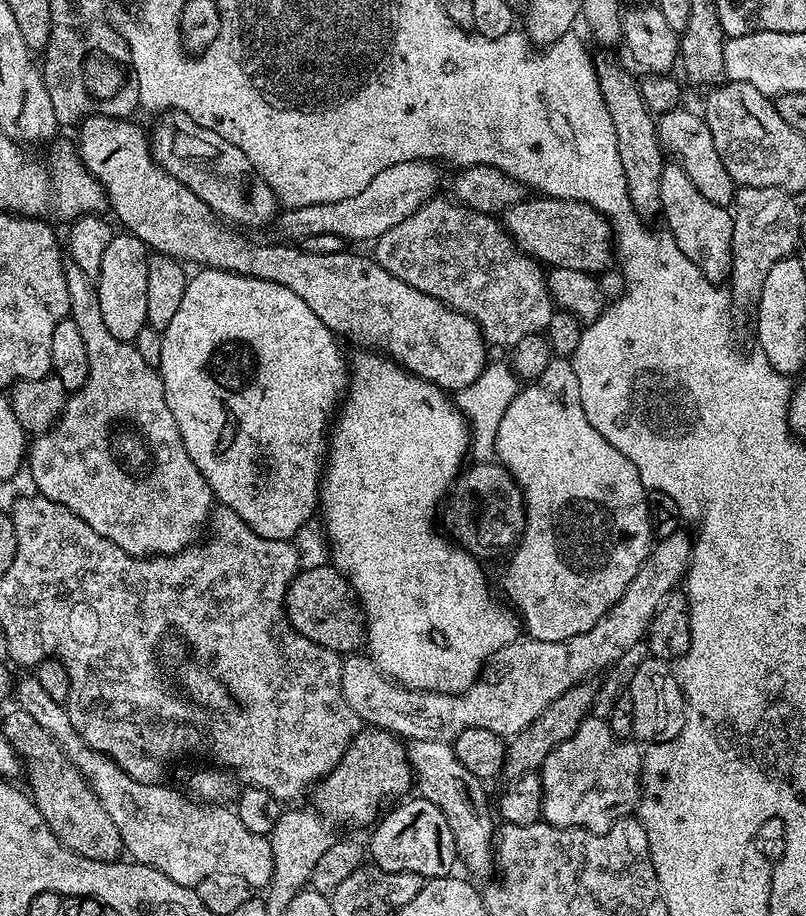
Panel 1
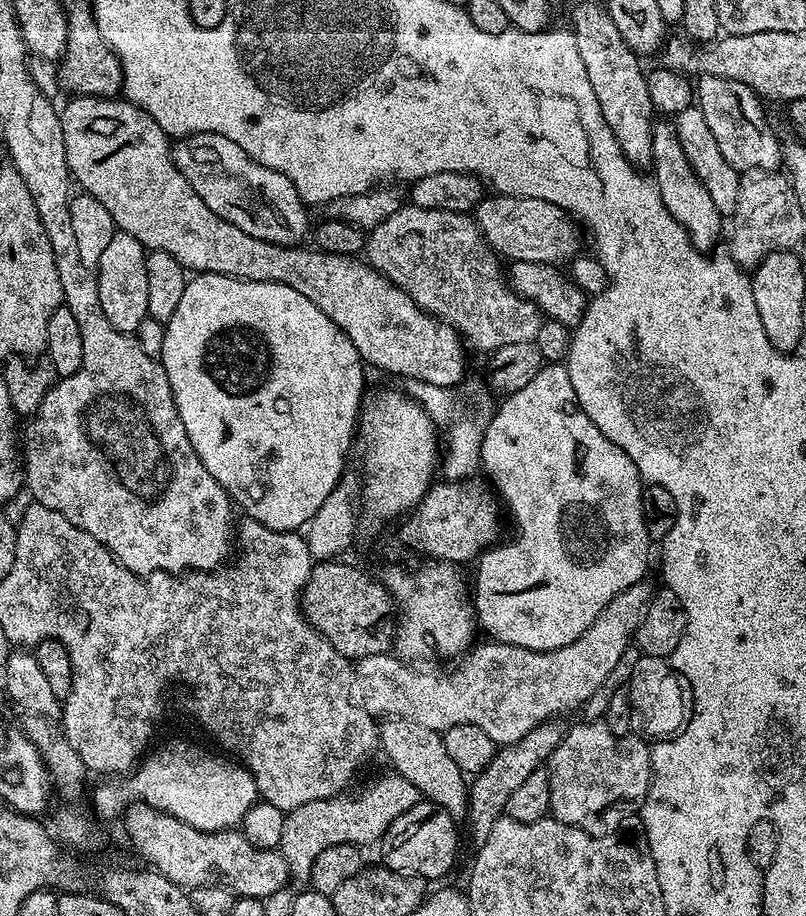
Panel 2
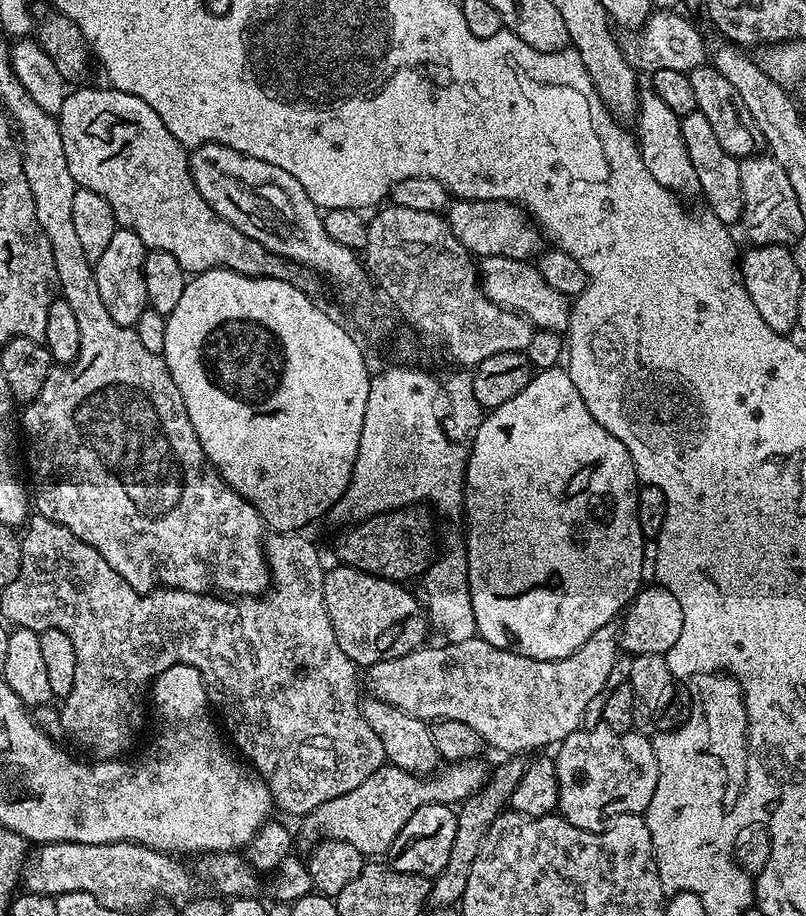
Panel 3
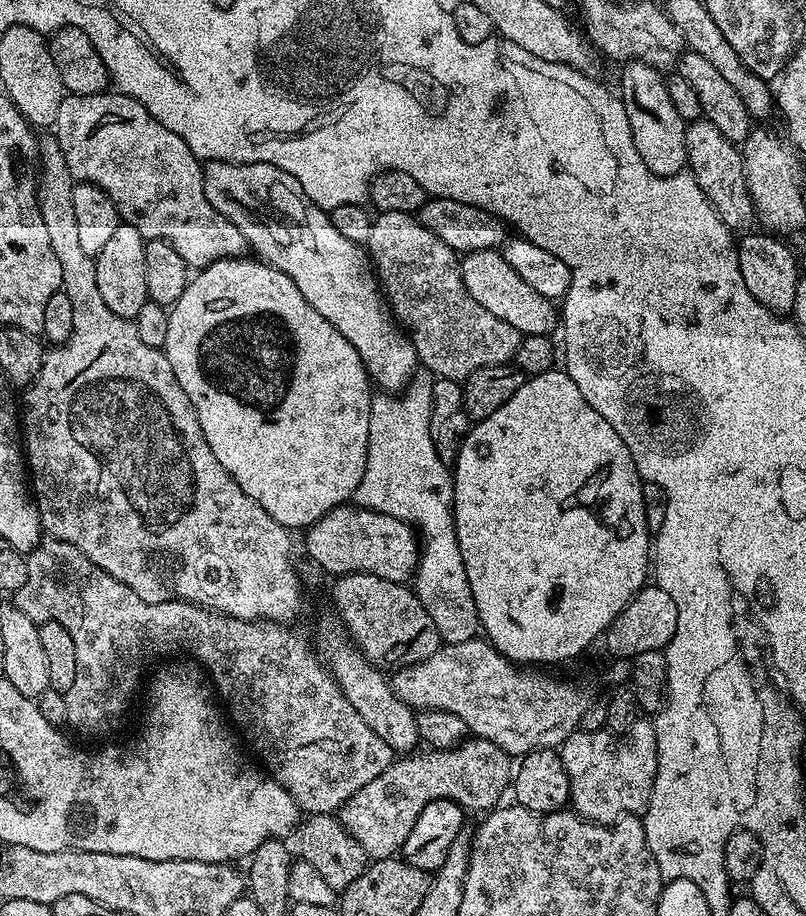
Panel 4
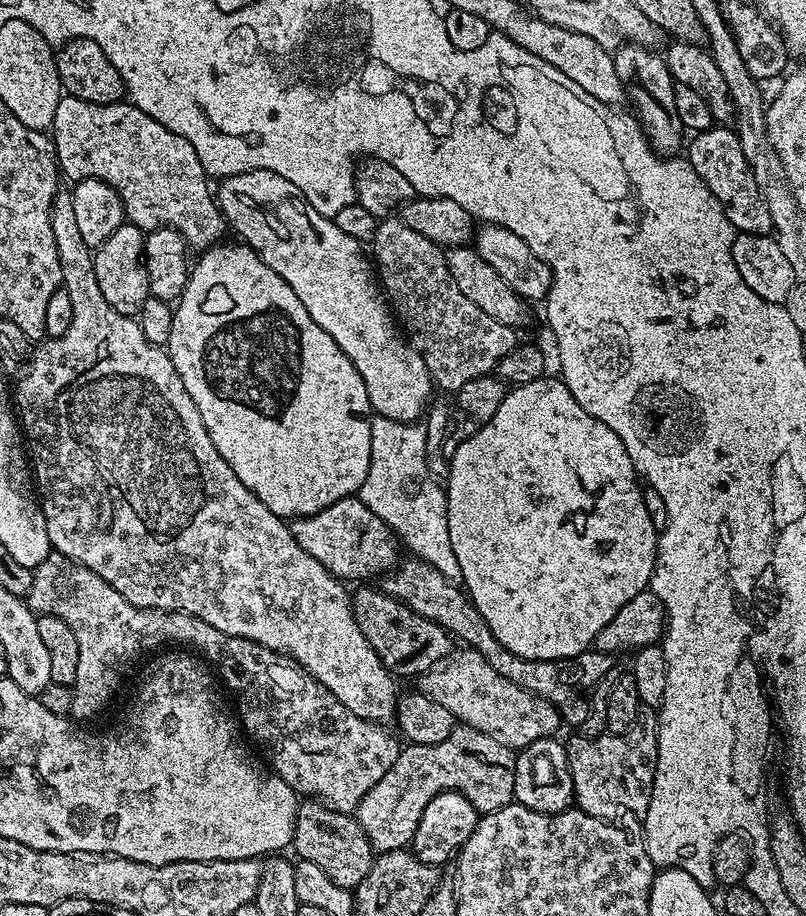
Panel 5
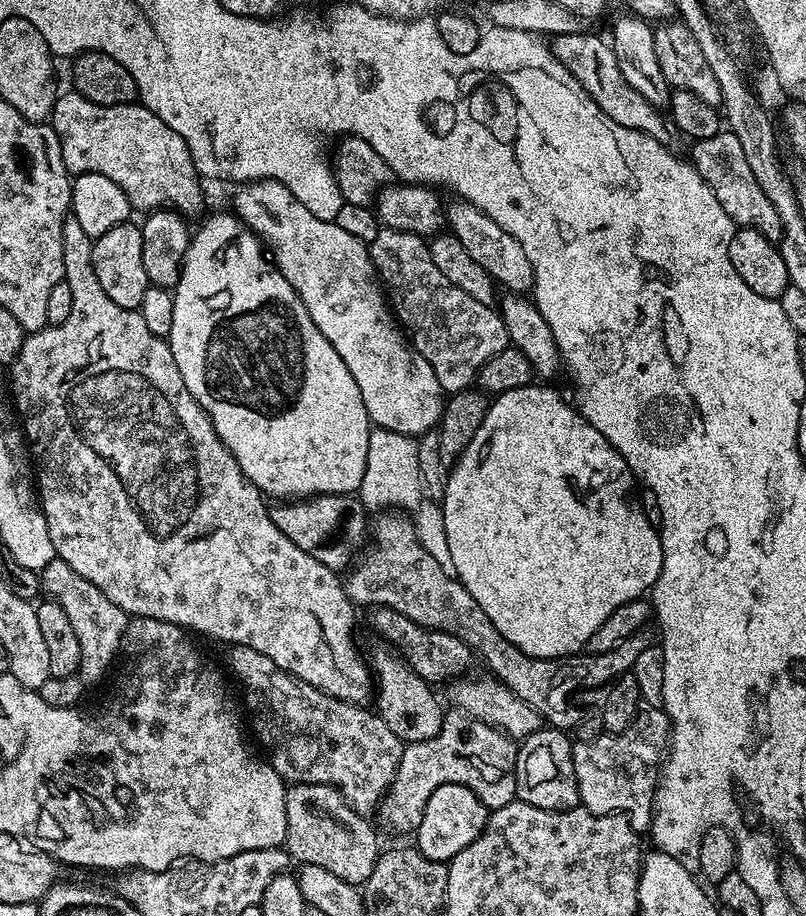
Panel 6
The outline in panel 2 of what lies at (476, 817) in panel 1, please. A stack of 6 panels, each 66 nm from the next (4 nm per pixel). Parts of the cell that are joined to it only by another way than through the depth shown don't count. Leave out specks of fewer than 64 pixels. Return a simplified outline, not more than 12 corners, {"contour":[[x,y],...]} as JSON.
{"contour":[[379,725],[391,771],[453,818],[470,812],[466,773],[441,733]]}

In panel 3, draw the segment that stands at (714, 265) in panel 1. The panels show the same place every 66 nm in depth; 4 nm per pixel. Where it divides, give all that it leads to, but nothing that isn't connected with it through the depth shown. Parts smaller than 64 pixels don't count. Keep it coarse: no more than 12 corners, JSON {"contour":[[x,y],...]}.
{"contour":[[641,91],[634,139],[646,170],[681,198],[699,197],[681,119]]}

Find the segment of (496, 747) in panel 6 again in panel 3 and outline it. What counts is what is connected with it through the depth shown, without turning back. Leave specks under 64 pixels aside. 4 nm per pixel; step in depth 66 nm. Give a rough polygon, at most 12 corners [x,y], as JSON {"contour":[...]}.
{"contour":[[480,758],[431,778],[385,763],[306,823],[366,858],[391,849],[424,804],[484,787]]}

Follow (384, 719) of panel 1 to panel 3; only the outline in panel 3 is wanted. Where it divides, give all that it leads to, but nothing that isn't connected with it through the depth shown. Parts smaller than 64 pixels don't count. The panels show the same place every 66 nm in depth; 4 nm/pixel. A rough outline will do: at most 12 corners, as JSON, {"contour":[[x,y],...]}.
{"contour":[[602,626],[574,654],[473,638],[372,664],[373,697],[466,722],[489,749],[559,745],[618,659]]}

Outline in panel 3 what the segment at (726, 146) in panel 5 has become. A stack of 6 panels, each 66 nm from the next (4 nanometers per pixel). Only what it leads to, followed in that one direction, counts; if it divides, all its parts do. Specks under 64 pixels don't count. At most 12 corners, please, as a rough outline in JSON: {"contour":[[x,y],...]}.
{"contour":[[706,114],[681,119],[707,211],[741,223],[740,160],[722,150]]}

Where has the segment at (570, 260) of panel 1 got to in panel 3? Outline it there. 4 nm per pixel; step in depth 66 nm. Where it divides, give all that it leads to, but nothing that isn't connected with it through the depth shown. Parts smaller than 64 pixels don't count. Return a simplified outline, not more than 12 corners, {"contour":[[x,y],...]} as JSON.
{"contour":[[455,199],[450,230],[477,257],[528,260],[535,220],[505,200]]}

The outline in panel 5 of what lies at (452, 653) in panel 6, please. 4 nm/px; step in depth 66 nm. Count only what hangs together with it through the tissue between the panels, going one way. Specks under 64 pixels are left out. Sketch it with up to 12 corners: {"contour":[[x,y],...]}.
{"contour":[[379,587],[352,613],[389,672],[416,678],[453,651],[446,629]]}

